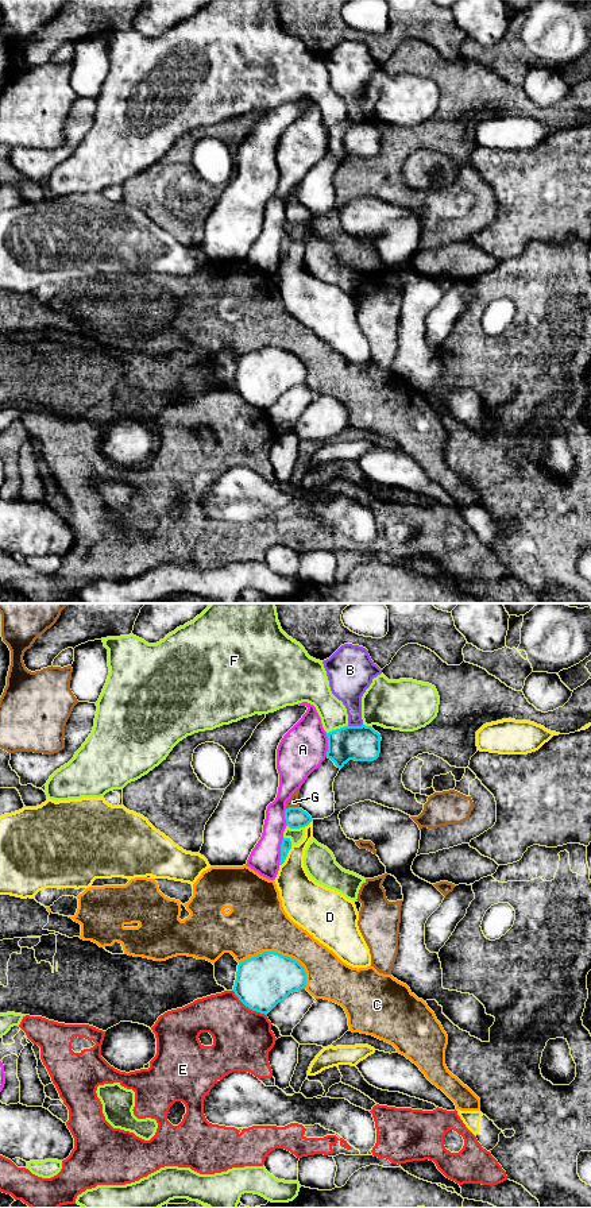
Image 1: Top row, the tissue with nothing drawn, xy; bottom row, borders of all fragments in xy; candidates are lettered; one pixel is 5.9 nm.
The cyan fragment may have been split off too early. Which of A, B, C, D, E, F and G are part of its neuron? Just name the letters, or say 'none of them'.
none of them

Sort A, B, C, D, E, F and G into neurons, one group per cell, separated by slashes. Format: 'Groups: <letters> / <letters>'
Groups: A / B D / C / E / F / G

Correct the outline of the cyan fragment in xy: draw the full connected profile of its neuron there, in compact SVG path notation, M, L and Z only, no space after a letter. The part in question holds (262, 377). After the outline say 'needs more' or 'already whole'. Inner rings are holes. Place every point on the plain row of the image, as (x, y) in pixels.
M263 347L239 358L232 386L246 402L267 410L291 387L305 382L306 367L298 356Z; already whole

